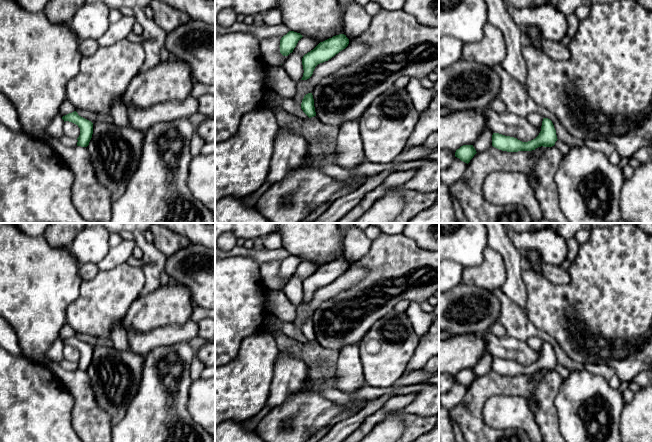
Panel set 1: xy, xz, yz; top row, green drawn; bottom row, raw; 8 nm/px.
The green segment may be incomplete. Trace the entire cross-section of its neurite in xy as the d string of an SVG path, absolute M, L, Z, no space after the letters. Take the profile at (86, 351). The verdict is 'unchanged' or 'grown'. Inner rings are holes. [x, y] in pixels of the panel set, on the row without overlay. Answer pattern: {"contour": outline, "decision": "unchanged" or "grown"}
{"contour": "M76 335L62 341L65 345L72 346L80 352L80 359L77 362L77 370L87 371L93 358L93 347L78 339Z", "decision": "unchanged"}

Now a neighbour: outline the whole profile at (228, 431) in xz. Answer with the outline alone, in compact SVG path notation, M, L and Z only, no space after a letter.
M224 421L215 426L215 442L266 442L256 431L243 428L242 423Z

